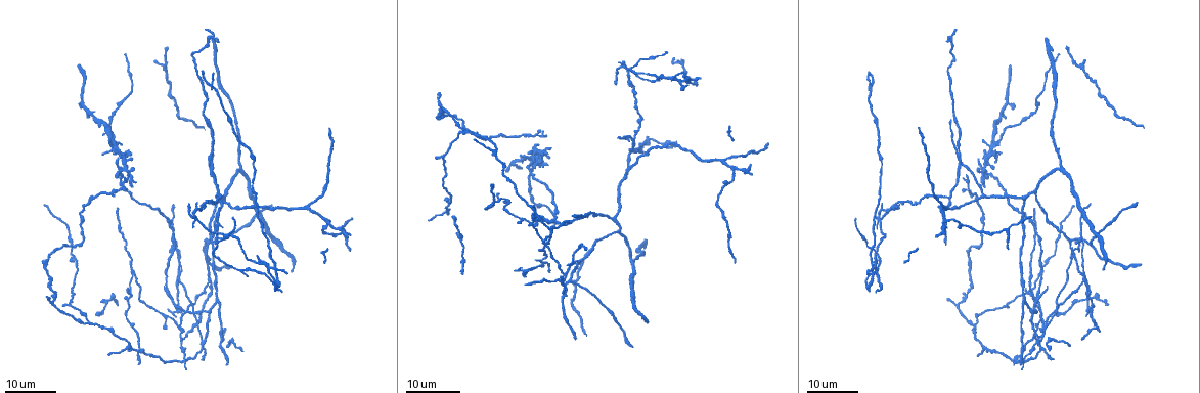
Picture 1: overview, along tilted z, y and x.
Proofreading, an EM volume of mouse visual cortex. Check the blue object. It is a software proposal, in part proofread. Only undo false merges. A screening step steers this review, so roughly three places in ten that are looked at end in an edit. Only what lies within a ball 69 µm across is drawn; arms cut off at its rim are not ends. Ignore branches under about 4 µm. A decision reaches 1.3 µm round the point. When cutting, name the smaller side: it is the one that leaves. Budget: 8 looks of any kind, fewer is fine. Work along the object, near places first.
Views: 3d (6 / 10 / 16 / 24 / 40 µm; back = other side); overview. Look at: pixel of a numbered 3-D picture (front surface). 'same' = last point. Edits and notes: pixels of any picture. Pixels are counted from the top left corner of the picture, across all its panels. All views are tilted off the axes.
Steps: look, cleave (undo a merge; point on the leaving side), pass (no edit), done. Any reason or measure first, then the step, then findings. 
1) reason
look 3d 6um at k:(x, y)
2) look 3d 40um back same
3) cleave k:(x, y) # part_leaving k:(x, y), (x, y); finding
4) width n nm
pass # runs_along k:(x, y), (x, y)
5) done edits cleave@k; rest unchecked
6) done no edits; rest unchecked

a fork
look 3d 16um at 1:(950, 197)

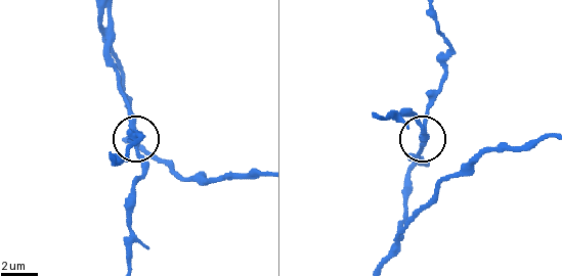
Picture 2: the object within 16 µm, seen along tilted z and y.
look 3d 6um same

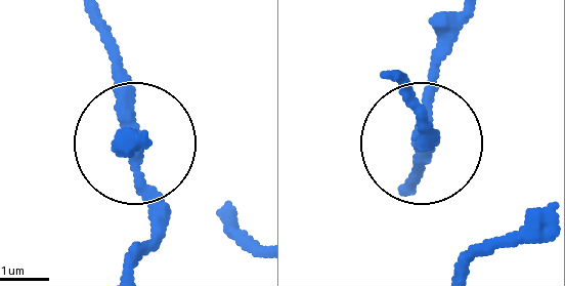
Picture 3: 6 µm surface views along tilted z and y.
arms 3
pass # runs_along 3:(93, 25), (149, 220), (143, 253); all the same neuron

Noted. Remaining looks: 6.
three-way junction
look 3d 16um at 1:(941, 207)

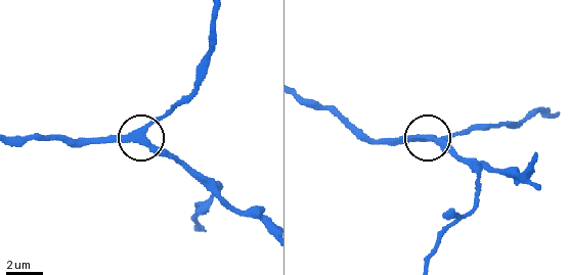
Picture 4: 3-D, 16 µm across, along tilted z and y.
look 3d 10um at 4:(143, 135)

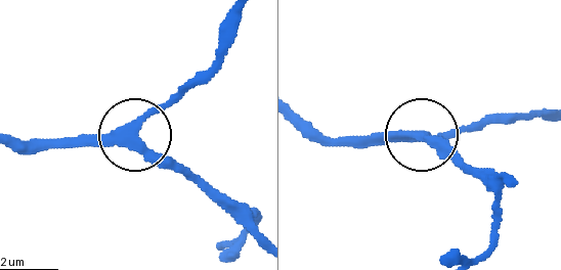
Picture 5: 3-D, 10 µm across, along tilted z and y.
side_arm 19 um; arms 3
pass # all the same neuron

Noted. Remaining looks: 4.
three-way junction
look 3d 16um at 1:(327, 221)

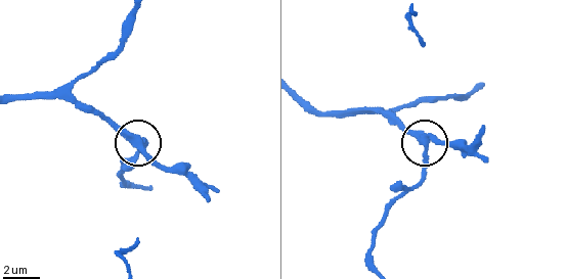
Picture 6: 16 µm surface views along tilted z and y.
look 3d 10um at 6:(139, 146)

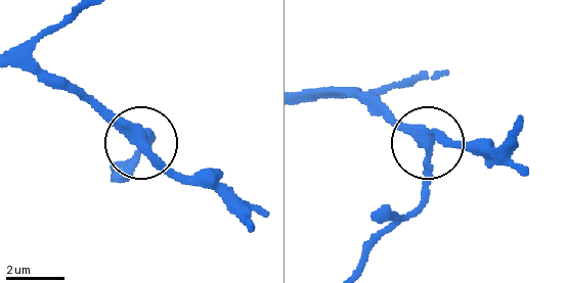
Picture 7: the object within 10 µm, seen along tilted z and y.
look 3d 10um back at 7:(429, 147)

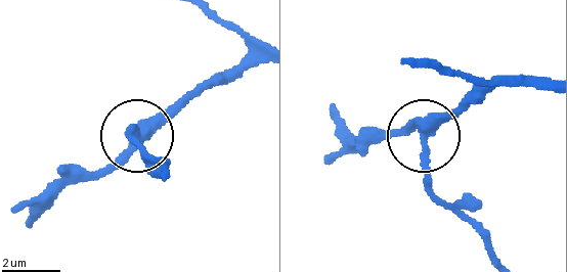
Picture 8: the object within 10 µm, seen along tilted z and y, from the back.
pass # runs_along 8:(544, 83), (503, 83), (423, 131), (387, 132); all the same neuron

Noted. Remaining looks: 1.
done no edits; rest unchecked

